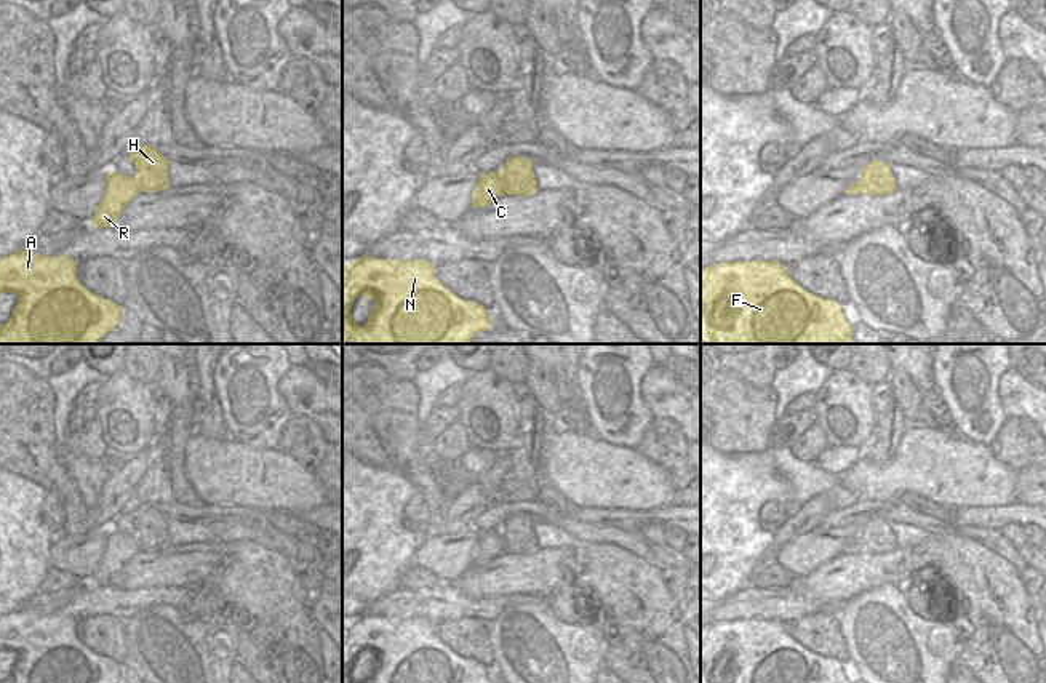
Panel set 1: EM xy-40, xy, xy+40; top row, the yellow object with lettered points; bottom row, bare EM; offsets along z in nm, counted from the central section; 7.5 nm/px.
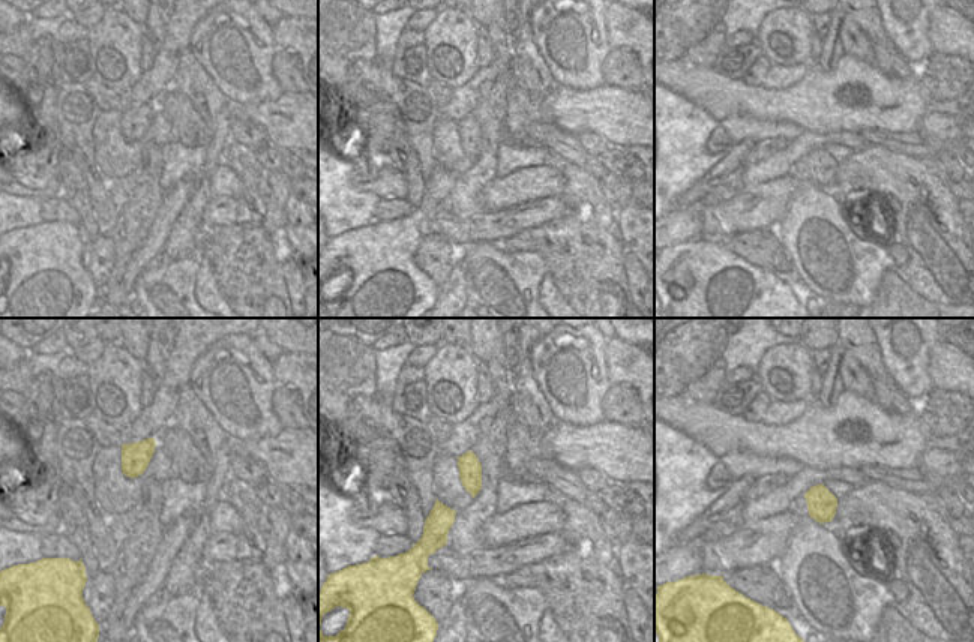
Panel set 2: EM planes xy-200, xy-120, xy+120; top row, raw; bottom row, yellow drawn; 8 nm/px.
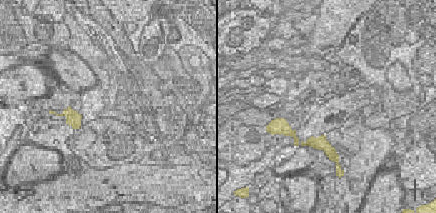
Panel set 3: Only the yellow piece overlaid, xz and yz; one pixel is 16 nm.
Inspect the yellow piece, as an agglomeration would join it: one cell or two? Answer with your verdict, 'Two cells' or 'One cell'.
Two cells.

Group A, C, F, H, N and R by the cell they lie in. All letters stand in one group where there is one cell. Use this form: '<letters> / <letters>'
A C F N R / H

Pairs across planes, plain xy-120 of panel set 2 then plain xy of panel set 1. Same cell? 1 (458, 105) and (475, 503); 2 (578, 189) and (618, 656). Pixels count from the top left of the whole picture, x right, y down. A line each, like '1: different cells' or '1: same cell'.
1: same cell
2: same cell

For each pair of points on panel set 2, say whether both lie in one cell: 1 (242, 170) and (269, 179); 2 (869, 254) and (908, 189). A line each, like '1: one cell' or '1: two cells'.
1: two cells
2: two cells

